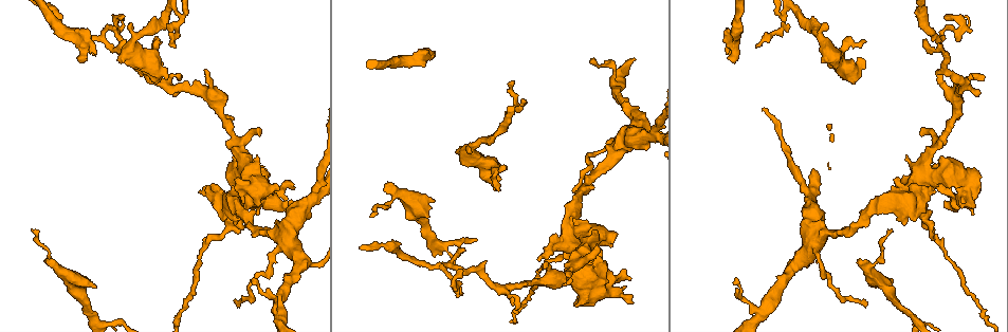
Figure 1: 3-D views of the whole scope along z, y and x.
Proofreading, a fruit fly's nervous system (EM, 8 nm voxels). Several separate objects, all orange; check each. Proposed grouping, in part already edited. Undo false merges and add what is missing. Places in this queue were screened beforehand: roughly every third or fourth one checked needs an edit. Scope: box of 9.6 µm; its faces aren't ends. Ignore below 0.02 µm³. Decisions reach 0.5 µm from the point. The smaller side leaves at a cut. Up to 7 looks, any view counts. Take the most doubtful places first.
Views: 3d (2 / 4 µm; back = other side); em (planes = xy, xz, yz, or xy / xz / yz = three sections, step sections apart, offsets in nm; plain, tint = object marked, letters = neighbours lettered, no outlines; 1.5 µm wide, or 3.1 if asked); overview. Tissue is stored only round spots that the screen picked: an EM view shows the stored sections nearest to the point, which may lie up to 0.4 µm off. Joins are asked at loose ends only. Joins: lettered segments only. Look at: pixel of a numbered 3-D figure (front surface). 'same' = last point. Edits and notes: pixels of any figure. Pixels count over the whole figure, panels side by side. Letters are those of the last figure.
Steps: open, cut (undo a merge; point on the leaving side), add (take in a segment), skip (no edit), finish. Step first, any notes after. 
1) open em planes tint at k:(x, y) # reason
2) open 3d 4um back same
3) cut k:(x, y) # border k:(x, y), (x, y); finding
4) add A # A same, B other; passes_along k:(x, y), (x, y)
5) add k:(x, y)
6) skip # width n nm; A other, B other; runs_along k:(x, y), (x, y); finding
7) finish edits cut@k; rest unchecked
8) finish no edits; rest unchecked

open em xy step 4 letters at 1:(93, 287) # an open end

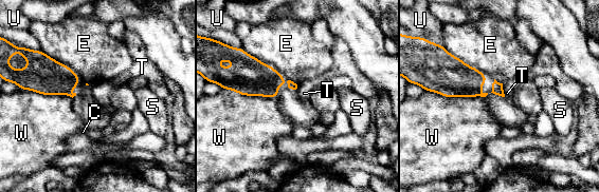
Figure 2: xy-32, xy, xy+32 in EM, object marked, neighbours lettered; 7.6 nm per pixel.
open em planes letters same

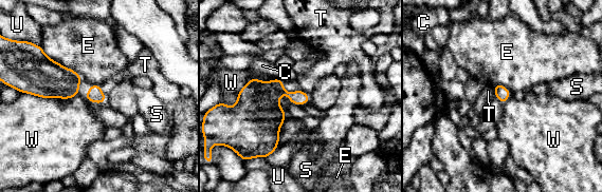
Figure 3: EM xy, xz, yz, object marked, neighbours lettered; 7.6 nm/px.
skip # C other, E other, S other, T other, U other, W other; border 3:(275, 78), (252, 77), (227, 107); no lettered segment goes on from it

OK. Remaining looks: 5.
open em planes letters at 1:(371, 215) # tapers out

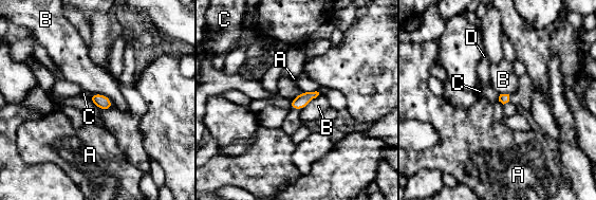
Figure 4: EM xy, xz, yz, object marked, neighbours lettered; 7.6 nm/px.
skip # A other, B other, C other, D other; border 4:(301, 92), (292, 100); no lettered segment goes on from it

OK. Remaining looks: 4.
open 3d 4um at 1:(590, 61) # an open end

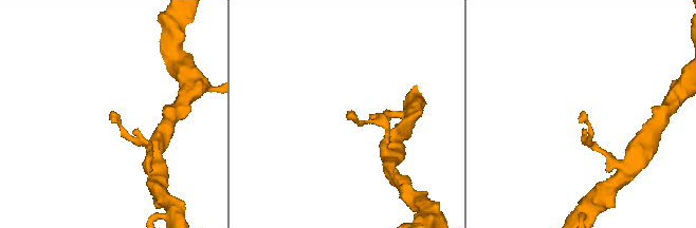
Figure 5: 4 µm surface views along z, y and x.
open em yz step 8 tint at 5:(584, 113) # now the EM

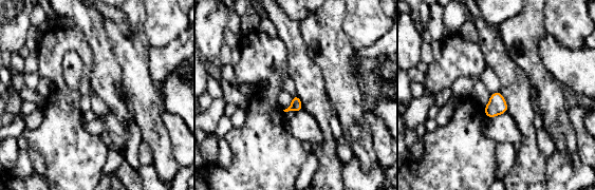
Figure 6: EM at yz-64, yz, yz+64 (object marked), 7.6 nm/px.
open em planes letters same # cut it another way

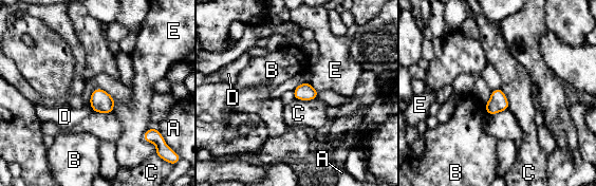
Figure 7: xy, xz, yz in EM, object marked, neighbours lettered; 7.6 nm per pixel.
skip # A other, B other, C other, D other, E other; border 7:(316, 97), (313, 99), (295, 99); none of them fits

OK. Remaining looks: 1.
finish no edits; rest unchecked

